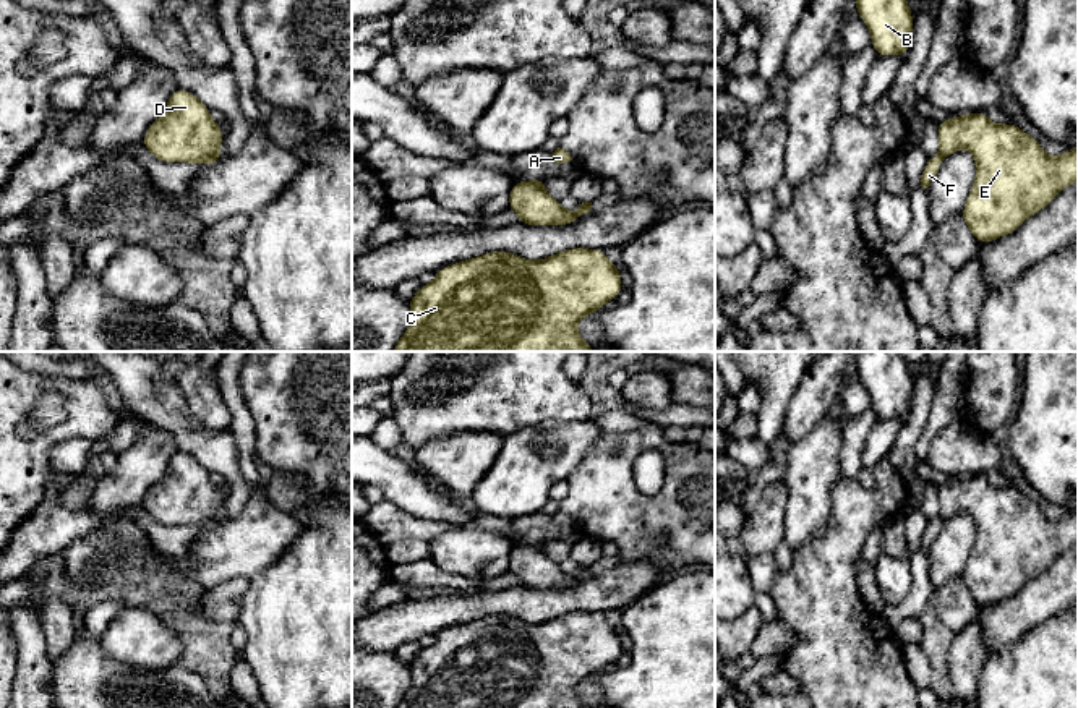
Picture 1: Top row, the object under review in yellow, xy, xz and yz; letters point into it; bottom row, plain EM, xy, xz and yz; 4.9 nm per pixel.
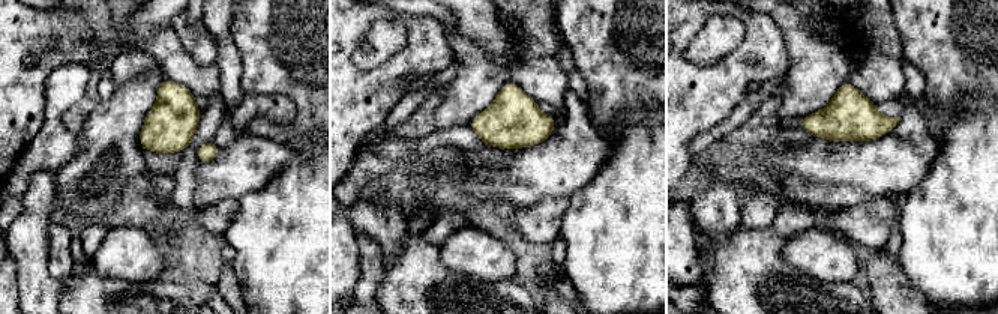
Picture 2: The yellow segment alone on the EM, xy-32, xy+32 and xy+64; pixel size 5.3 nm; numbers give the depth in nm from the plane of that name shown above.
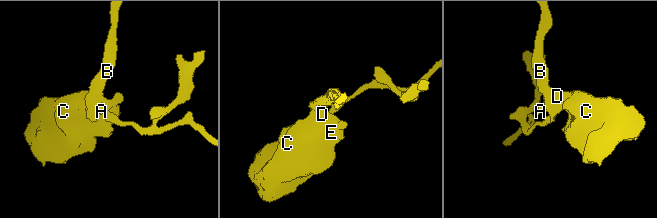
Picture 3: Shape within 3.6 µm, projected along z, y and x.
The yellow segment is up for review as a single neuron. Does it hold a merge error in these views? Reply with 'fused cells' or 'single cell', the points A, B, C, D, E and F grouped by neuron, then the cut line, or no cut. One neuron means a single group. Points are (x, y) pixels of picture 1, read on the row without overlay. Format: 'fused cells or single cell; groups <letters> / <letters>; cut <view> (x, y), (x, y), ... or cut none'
fused cells; groups A B C D E / F; cut yz (939, 516), (942, 520)

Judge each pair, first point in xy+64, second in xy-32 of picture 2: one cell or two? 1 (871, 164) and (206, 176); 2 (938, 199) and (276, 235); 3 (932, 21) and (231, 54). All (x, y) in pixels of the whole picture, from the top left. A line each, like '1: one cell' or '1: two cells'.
1: one cell
2: one cell
3: two cells

